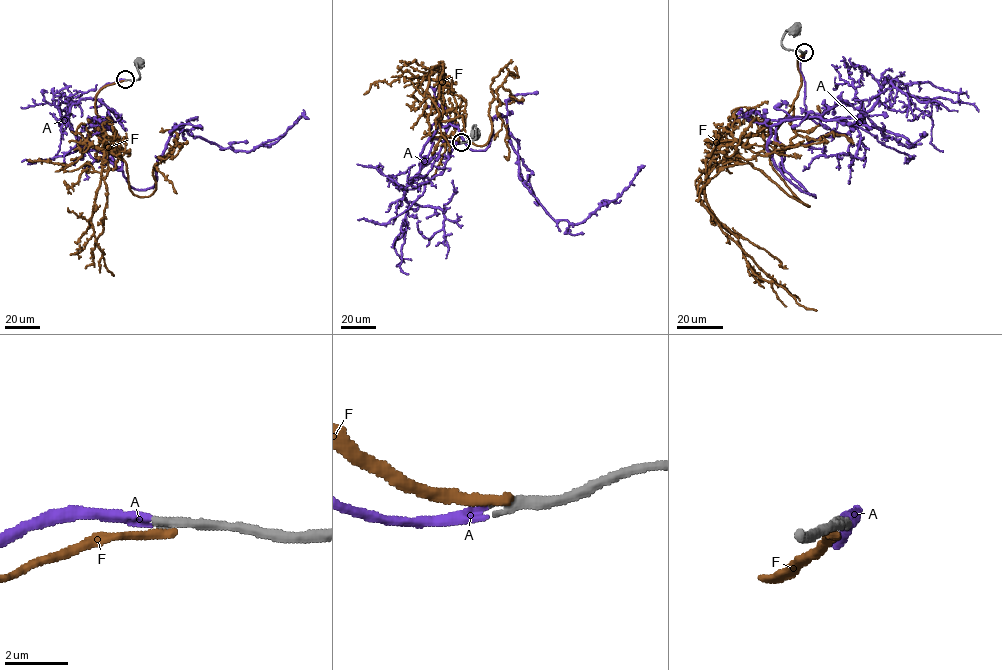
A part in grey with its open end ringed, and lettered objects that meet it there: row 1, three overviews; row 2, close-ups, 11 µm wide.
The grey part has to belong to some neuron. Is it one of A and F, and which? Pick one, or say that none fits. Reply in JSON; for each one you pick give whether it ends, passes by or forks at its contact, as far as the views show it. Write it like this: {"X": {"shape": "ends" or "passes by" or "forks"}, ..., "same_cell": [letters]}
{"A": {"shape": "ends"}, "same_cell": ["A"]}

